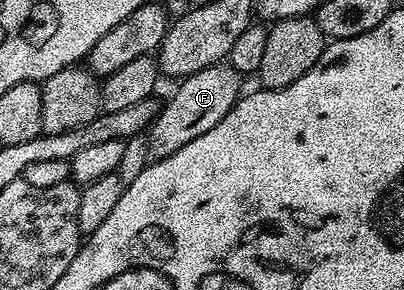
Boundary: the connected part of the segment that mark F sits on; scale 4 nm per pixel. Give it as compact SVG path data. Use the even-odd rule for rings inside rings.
M228 63L213 64L207 70L199 70L195 74L184 77L181 84L173 92L173 97L166 104L160 105L157 117L148 131L149 154L153 160L162 160L179 146L187 146L199 134L207 134L211 126L215 126L235 107L243 95L241 89L242 73L229 67Z

